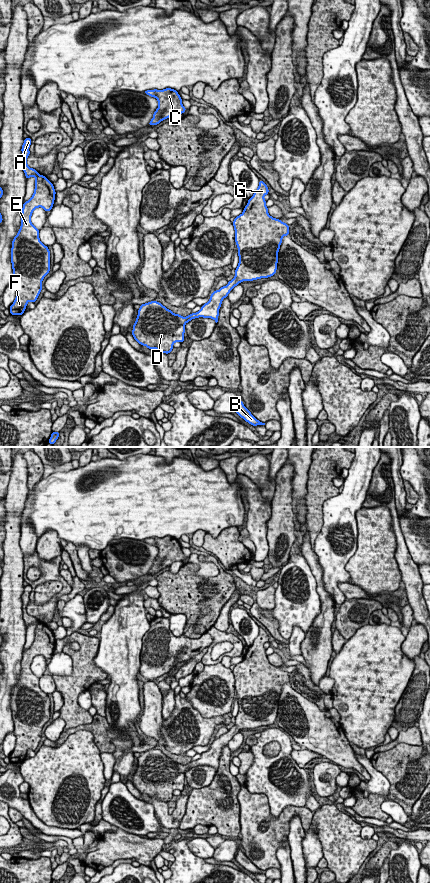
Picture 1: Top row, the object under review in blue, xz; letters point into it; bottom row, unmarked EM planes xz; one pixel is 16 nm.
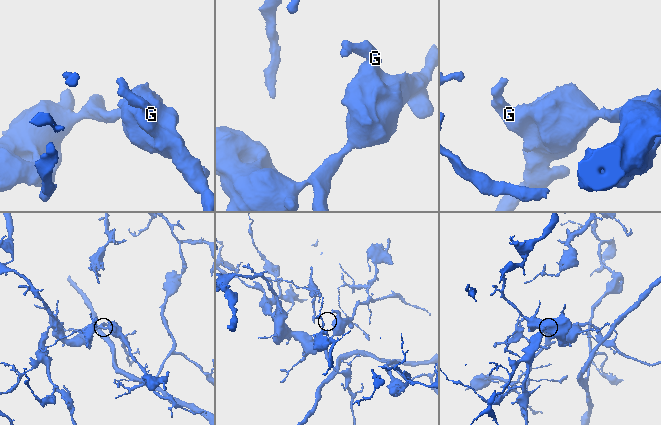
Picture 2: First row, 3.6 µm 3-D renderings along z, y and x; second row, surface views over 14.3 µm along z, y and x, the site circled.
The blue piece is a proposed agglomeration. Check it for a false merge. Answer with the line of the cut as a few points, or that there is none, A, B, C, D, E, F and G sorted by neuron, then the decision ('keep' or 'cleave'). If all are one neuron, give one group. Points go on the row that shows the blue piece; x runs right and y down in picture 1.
no cut | A B C D E F G | keep

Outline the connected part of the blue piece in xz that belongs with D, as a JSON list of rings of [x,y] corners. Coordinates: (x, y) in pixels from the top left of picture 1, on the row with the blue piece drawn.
[[[259,180],[259,186],[249,198],[243,213],[235,217],[232,223],[239,256],[235,277],[225,287],[211,293],[210,300],[198,312],[186,317],[174,314],[157,301],[140,305],[132,330],[134,339],[140,345],[171,353],[175,342],[183,343],[185,324],[192,319],[203,317],[218,322],[222,300],[235,286],[243,281],[276,274],[278,252],[283,237],[289,236],[289,225],[269,215],[264,199],[267,194],[267,185]]]

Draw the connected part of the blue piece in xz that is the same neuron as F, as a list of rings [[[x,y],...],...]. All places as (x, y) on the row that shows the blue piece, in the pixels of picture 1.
[[[31,138],[24,139],[22,145],[22,167],[26,179],[35,177],[35,189],[32,197],[23,203],[21,226],[12,241],[11,263],[14,275],[16,298],[9,310],[11,315],[23,315],[27,303],[35,303],[42,290],[42,281],[50,271],[50,251],[39,238],[39,229],[31,222],[36,208],[51,211],[56,191],[46,176],[40,175],[27,165],[30,155]]]

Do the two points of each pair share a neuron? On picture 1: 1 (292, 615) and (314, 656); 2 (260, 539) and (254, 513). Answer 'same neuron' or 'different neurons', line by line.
1: different neurons
2: same neuron

